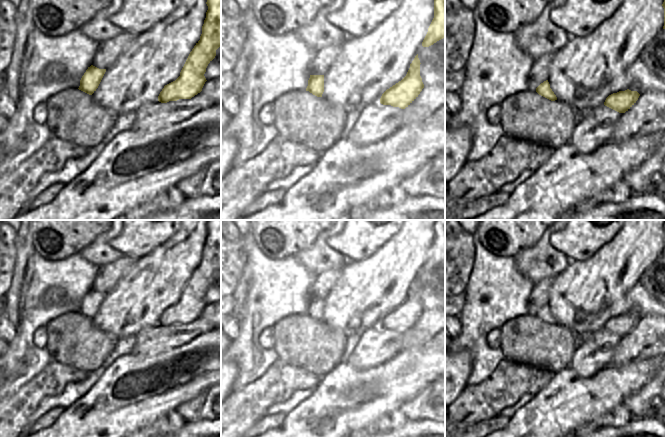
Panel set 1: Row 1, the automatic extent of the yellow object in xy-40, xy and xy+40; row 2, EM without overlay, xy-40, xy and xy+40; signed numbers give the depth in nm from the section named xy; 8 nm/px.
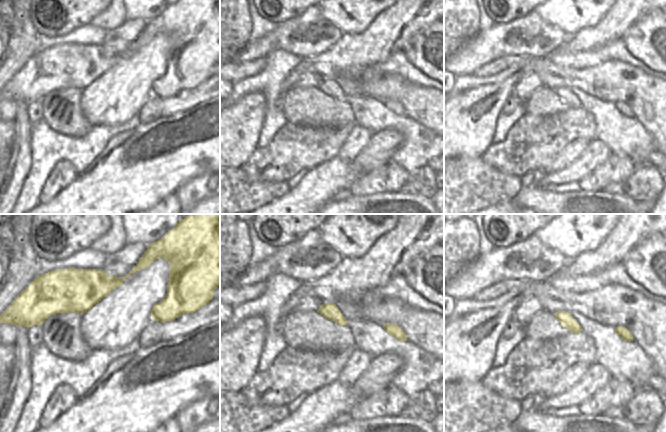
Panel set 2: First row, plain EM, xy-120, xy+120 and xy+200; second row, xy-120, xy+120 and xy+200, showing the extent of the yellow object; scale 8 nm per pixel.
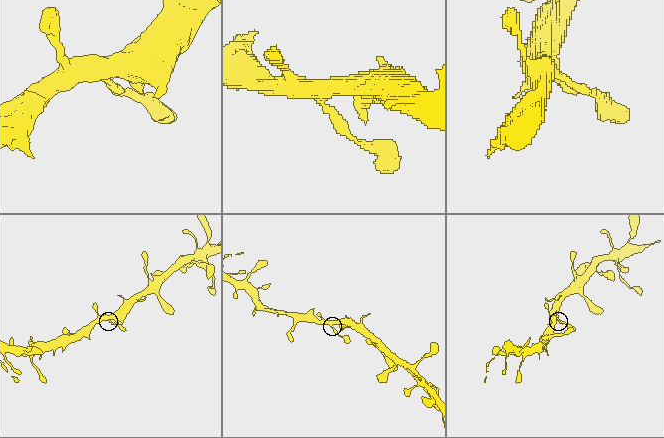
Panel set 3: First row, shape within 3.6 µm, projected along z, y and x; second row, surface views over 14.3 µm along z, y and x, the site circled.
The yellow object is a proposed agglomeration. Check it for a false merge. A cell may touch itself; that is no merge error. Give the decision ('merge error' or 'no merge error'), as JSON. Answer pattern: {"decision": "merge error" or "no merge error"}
{"decision": "no merge error"}

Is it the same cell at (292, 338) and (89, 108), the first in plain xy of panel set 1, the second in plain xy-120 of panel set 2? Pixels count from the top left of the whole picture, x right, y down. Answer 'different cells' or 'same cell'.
different cells

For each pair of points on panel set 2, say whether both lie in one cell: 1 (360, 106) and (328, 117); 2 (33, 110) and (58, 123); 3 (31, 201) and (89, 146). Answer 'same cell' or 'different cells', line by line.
1: different cells
2: different cells
3: same cell

